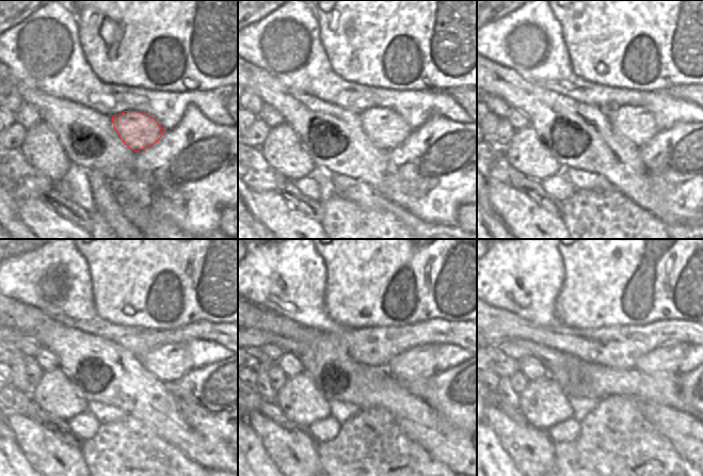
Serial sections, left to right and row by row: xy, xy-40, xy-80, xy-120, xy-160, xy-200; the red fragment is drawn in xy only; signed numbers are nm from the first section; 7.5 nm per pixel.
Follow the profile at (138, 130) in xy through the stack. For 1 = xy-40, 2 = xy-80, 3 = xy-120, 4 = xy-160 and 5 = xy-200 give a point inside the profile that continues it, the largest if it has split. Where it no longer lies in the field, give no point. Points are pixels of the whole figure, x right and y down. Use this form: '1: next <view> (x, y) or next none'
1: next xy-40 (387, 129)
2: next xy-80 (637, 124)
3: next xy-120 (170, 362)
4: next xy-160 (419, 362)
5: next xy-200 (668, 358)

